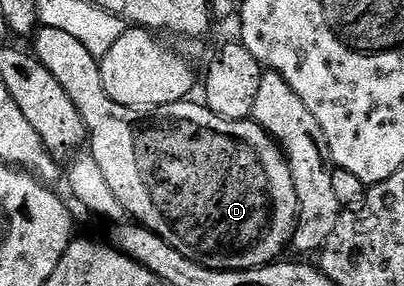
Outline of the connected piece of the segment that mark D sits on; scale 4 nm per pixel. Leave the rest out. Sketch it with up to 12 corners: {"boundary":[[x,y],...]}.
{"boundary":[[81,40],[34,57],[113,196],[205,268],[282,255],[278,142],[192,100],[122,106]]}

